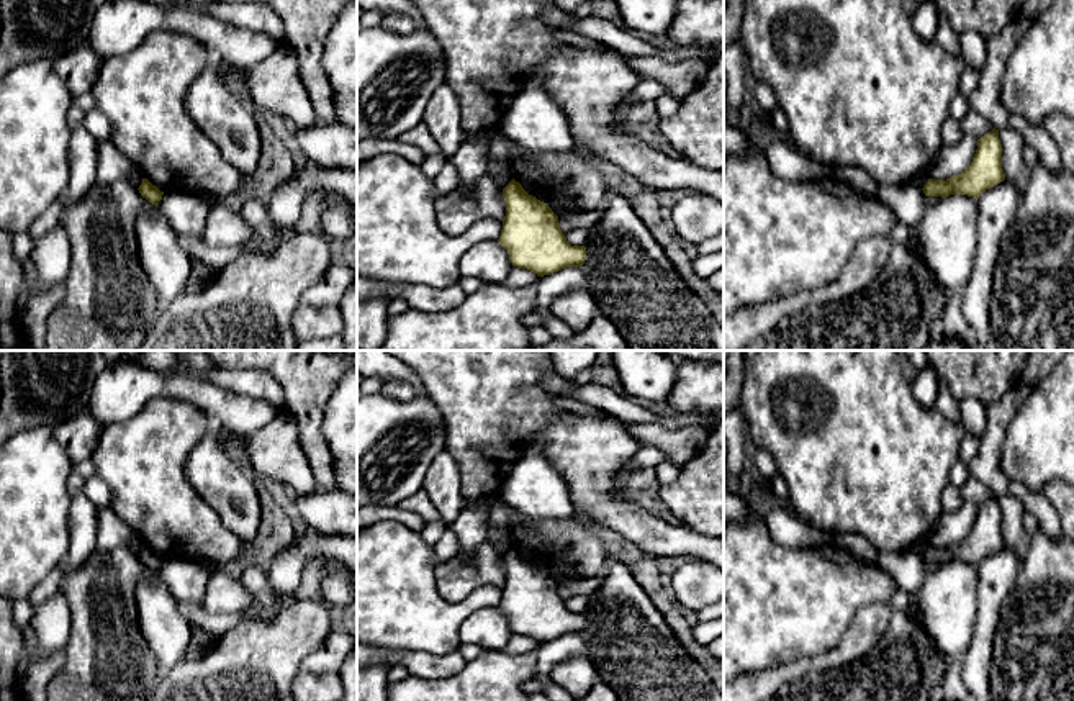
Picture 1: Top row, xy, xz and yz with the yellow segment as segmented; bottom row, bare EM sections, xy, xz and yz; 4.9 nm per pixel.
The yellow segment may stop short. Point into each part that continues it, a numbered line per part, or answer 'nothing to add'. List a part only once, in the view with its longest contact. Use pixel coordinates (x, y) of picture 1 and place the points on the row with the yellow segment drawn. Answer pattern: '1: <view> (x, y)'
nothing to add

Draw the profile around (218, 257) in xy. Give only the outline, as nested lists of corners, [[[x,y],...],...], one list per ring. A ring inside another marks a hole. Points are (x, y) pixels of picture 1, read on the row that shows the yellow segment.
[[[178,234],[178,242],[192,259],[218,270],[223,270],[228,264],[247,252],[246,247],[210,247],[201,236]]]

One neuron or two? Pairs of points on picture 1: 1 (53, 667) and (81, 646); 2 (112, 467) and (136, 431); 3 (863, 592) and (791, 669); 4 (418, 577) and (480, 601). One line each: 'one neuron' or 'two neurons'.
1: two neurons
2: one neuron
3: two neurons
4: one neuron

